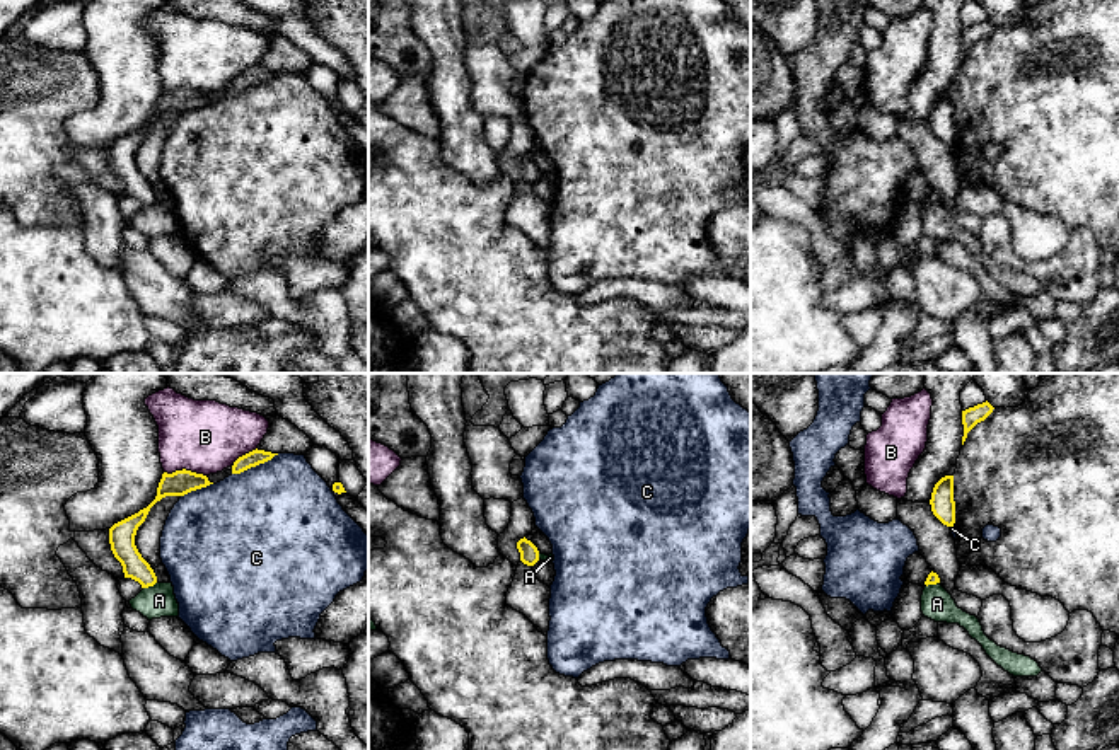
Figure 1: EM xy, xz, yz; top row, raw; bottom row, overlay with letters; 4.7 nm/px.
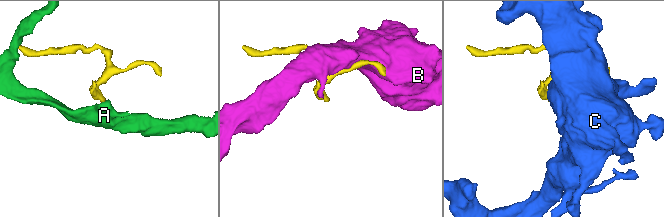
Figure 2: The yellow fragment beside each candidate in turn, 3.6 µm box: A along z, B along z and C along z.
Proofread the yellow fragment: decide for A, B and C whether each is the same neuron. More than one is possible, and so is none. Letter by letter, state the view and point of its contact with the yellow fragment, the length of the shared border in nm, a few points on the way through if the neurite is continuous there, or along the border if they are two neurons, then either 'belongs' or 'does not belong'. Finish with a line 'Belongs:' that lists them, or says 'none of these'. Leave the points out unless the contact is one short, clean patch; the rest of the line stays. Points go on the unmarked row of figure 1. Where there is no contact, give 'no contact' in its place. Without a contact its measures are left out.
A: meets yellow in xy at (149, 203); contact 70 nm long; border along xy (156, 200), (144, 207); does not belong
B: meets yellow in xy at (185, 87); contact 200 nm long; does not belong
C: meets yellow in xy at (255, 84); contact 240 nm long; does not belong
Belongs: none of these

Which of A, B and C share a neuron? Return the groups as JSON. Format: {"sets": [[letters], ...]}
{"sets": [["A"], ["B"], ["C"]]}

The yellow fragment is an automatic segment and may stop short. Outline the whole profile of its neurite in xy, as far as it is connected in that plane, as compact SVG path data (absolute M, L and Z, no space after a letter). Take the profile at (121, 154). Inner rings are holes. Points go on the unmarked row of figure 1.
M186 87L176 89L172 92L164 90L157 106L155 118L147 126L114 141L109 147L111 169L121 181L125 196L138 199L142 206L148 206L157 201L154 188L142 176L135 164L136 148L145 140L150 126L165 114L184 114L210 102L213 101L210 101L206 94Z

